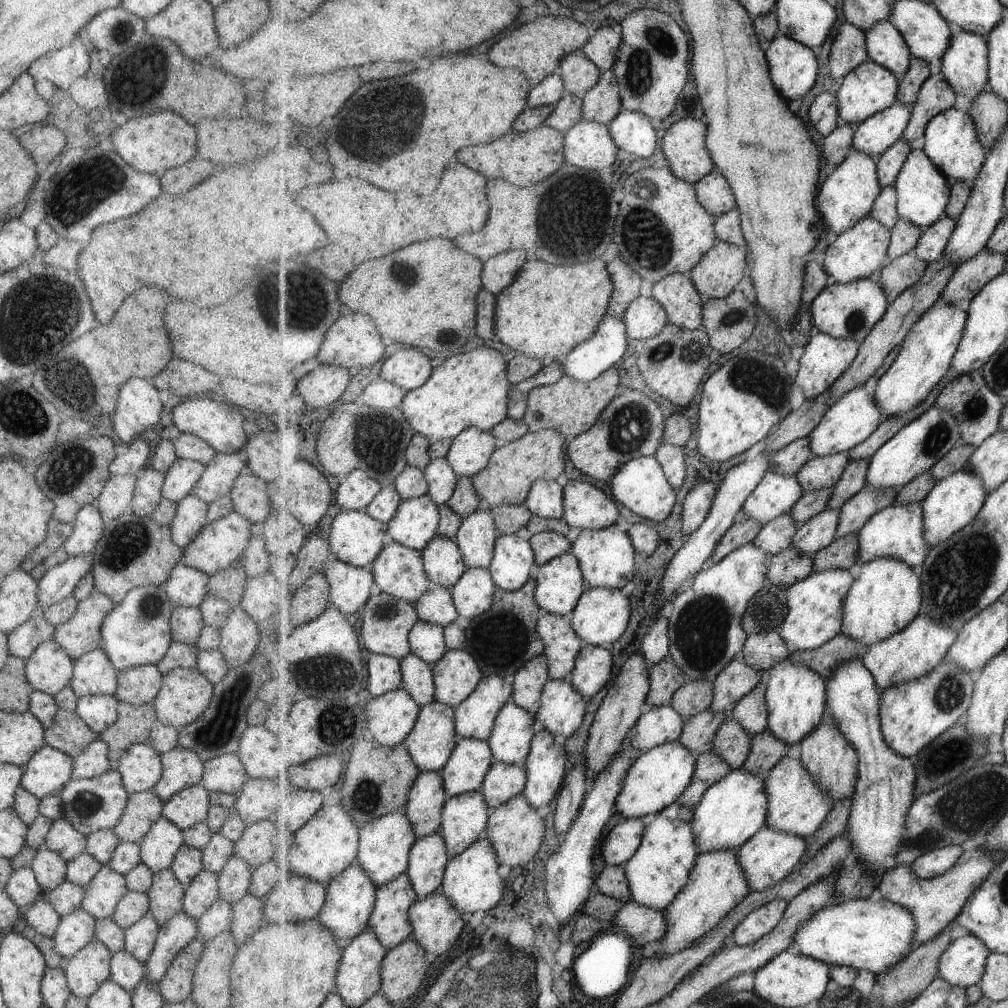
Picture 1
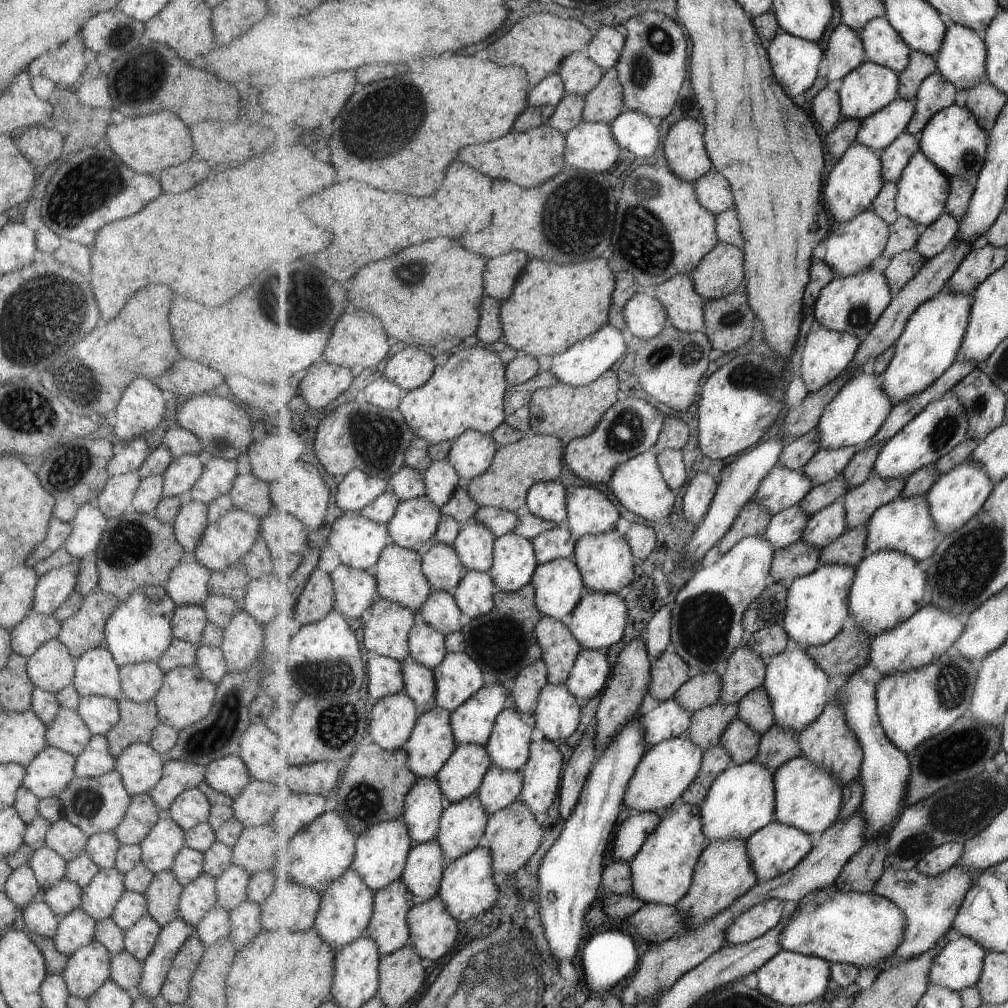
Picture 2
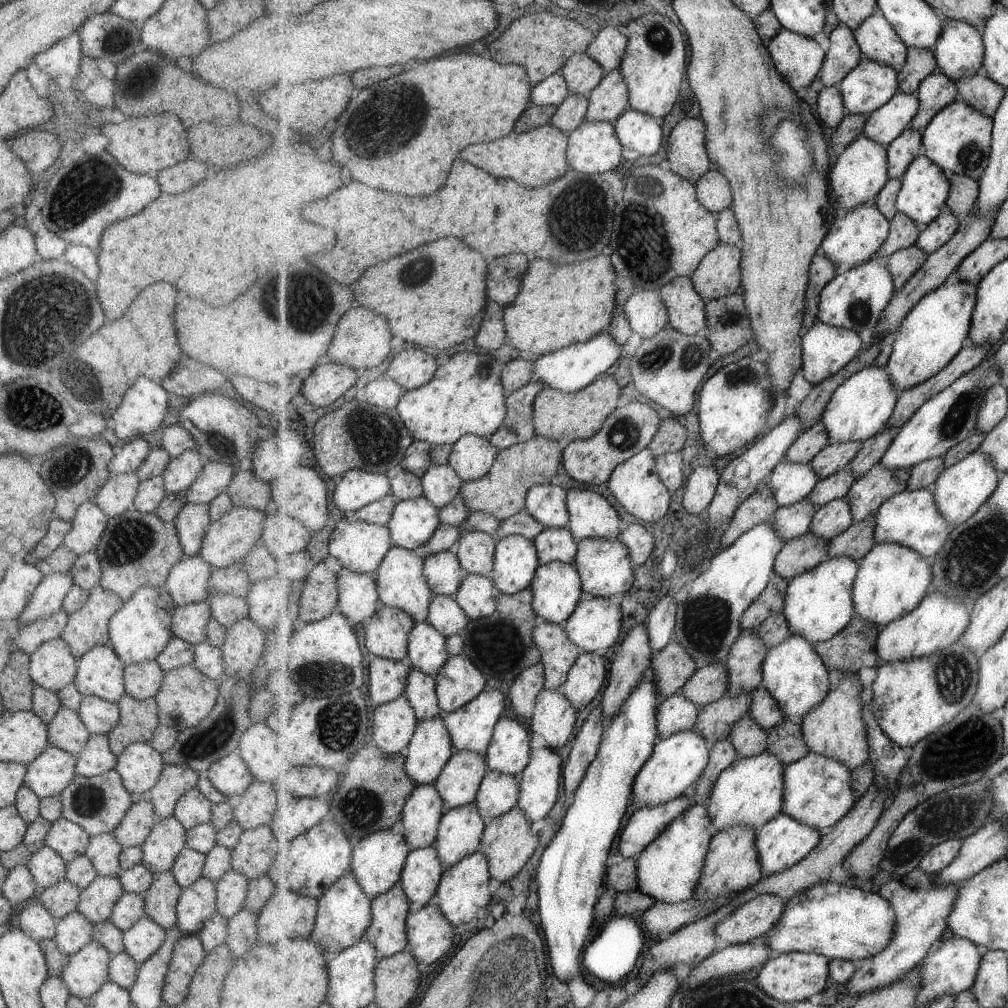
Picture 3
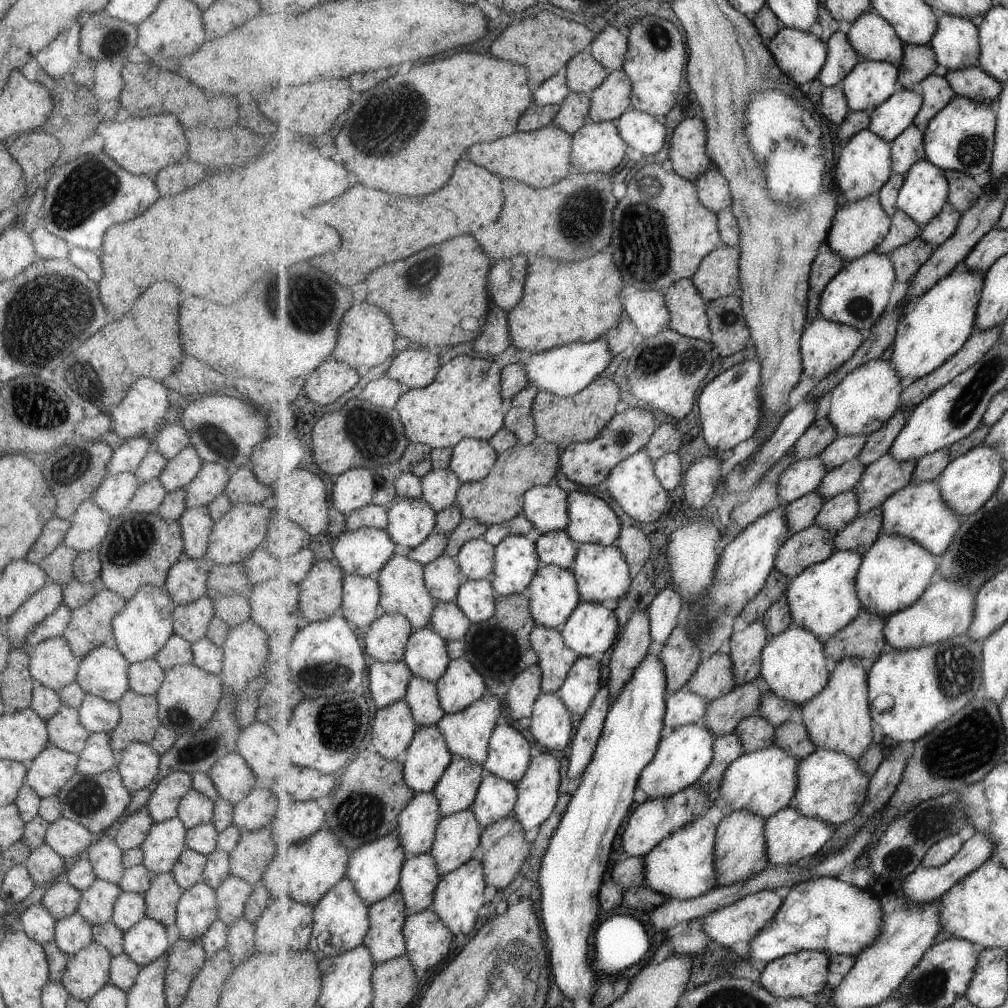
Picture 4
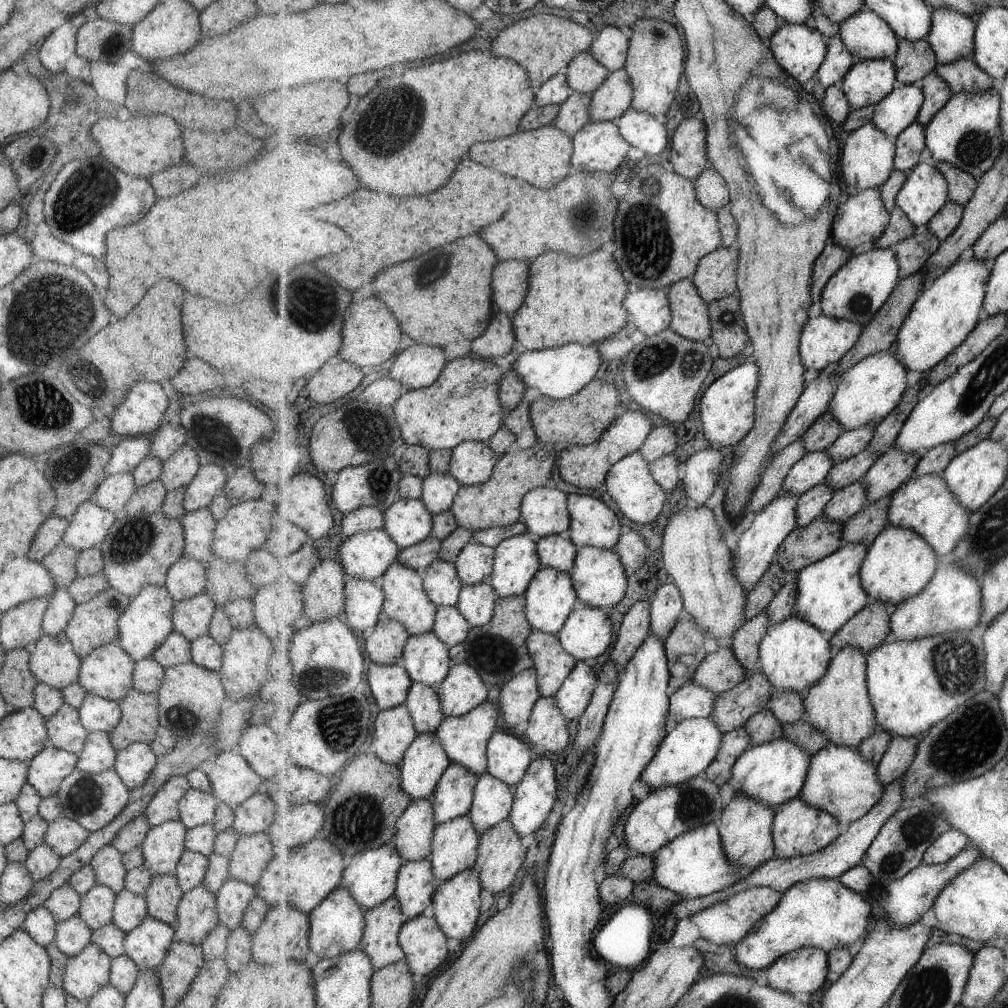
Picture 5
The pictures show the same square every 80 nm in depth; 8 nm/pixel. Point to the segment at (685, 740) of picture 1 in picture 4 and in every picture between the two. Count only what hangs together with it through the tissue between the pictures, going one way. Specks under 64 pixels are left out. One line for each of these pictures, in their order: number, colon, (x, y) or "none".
2: (708, 724)
3: (715, 722)
4: (724, 714)

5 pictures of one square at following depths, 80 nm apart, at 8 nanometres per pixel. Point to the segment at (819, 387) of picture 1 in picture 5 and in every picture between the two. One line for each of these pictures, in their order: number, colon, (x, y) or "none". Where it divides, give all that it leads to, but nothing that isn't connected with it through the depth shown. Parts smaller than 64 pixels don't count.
2: (827, 355)
3: (826, 350)
4: (826, 345)
5: (826, 340)

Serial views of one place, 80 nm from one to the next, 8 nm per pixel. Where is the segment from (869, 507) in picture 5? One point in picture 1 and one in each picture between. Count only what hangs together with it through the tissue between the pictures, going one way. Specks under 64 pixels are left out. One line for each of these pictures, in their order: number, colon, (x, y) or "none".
1: (843, 554)
2: (849, 549)
3: (856, 542)
4: (861, 534)

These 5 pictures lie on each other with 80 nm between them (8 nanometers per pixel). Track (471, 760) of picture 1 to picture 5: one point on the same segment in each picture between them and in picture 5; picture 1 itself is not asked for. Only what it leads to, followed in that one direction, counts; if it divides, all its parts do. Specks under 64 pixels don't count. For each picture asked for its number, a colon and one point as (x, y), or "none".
2: (463, 775)
3: (461, 778)
4: (457, 789)
5: (454, 797)

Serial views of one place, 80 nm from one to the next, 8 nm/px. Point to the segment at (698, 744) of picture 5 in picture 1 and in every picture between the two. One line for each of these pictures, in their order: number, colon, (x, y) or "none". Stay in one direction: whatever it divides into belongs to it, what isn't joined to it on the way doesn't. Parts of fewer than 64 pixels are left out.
1: (658, 778)
2: (667, 770)
3: (677, 762)
4: (682, 757)

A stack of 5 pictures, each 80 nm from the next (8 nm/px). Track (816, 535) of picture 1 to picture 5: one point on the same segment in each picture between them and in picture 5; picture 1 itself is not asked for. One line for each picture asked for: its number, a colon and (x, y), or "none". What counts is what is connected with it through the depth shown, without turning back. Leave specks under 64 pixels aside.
2: (825, 527)
3: (831, 520)
4: (837, 513)
5: (846, 503)

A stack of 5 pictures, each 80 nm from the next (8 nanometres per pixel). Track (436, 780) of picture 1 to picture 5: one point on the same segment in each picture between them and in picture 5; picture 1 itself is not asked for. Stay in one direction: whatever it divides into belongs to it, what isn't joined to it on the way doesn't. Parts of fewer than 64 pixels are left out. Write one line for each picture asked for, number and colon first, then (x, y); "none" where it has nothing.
2: (425, 804)
3: (423, 811)
4: (418, 824)
5: (414, 837)

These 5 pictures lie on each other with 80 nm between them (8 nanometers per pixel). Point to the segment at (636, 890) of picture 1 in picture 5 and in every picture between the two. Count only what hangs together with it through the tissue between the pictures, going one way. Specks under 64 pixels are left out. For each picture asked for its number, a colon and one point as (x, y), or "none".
2: (662, 872)
3: (669, 870)
4: (682, 866)
5: (694, 865)

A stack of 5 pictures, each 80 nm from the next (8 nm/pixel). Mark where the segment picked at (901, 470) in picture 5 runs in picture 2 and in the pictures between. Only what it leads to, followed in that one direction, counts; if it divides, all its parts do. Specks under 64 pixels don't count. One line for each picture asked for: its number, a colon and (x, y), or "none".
2: (861, 503)
3: (880, 484)
4: (882, 479)

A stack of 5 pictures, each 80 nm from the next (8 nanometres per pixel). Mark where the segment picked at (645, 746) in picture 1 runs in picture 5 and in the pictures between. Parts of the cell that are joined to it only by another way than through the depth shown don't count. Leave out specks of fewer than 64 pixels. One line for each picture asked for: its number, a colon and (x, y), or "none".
2: (668, 720)
3: (677, 713)
4: (683, 707)
5: (691, 701)

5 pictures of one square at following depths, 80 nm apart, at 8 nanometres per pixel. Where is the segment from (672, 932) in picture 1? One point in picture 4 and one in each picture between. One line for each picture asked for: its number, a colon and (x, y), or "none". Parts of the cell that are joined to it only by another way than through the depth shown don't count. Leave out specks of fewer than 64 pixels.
2: (724, 873)
3: (732, 866)
4: (741, 850)

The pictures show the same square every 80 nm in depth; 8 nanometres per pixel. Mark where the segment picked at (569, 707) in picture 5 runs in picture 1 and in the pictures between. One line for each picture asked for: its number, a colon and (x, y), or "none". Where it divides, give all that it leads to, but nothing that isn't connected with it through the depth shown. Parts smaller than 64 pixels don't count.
1: (594, 666)
2: (592, 672)
3: (586, 678)
4: (584, 681)

